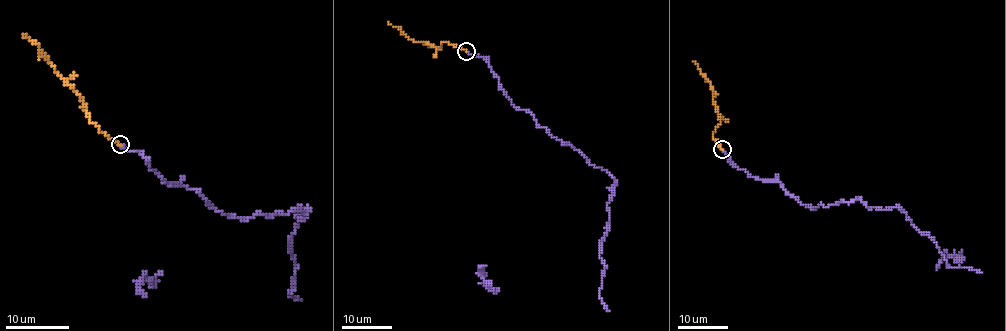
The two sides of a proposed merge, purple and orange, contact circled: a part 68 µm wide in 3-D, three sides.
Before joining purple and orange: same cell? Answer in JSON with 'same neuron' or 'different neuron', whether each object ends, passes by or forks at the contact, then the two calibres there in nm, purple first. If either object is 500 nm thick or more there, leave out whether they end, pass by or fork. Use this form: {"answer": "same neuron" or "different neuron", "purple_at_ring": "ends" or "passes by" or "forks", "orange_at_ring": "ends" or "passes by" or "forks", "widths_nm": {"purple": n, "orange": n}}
{"answer": "same neuron", "purple_at_ring": "ends", "orange_at_ring": "ends", "widths_nm": {"purple": 150, "orange": 160}}

